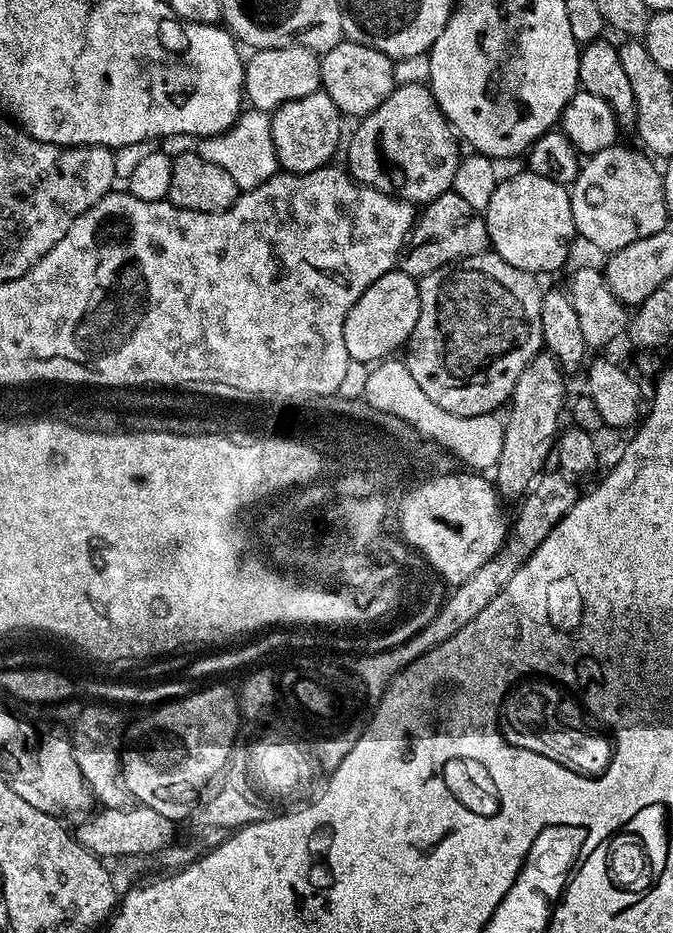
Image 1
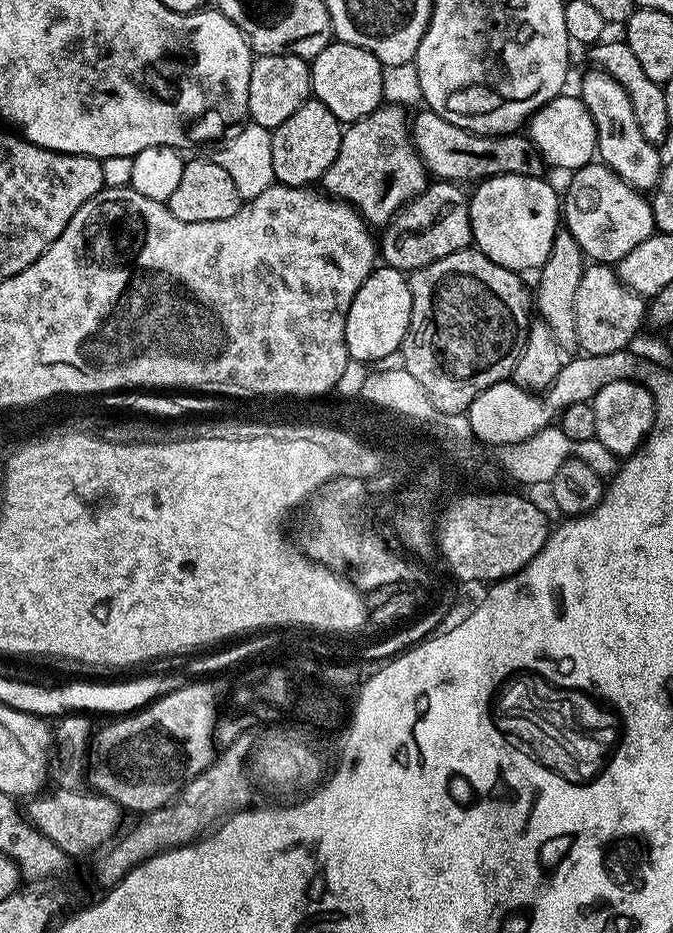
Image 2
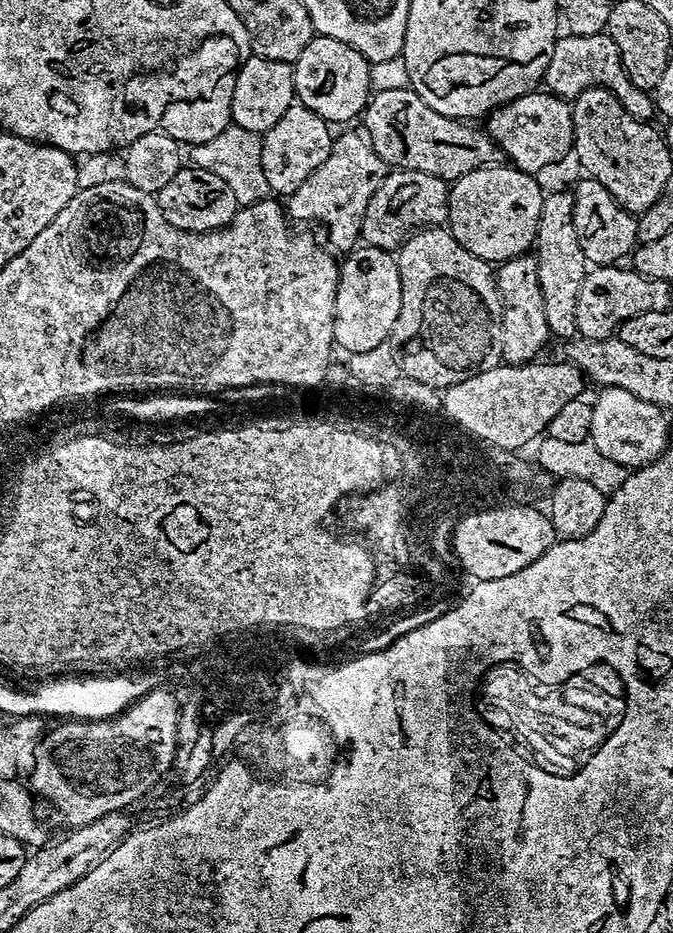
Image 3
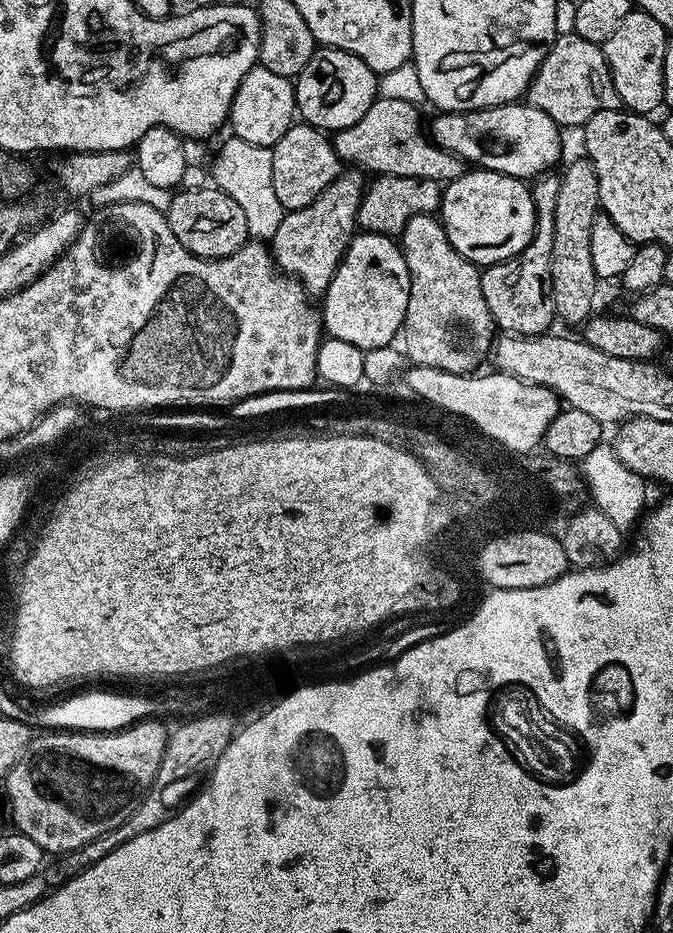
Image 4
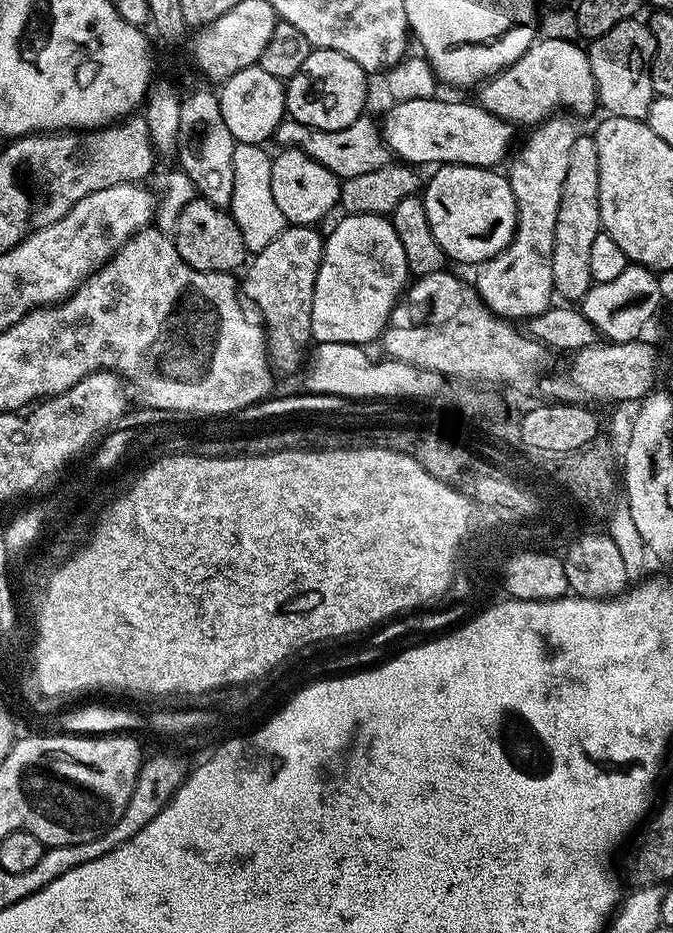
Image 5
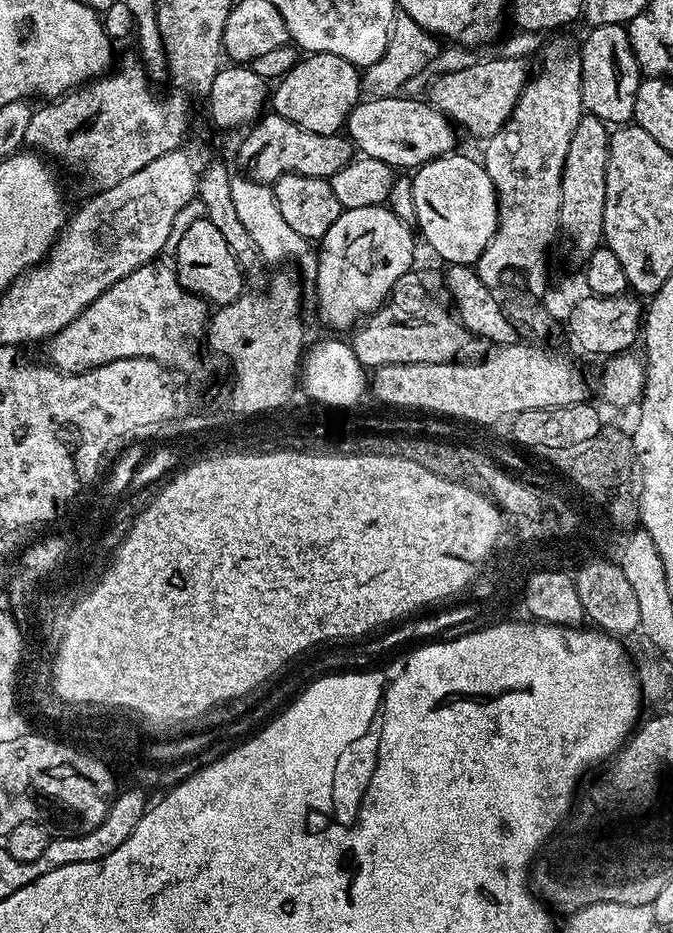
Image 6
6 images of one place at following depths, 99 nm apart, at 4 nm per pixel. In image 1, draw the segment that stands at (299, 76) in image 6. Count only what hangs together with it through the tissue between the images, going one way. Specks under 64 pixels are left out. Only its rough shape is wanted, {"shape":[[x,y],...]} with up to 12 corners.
{"shape":[[345,39],[320,56],[320,87],[345,117],[397,87],[393,59]]}

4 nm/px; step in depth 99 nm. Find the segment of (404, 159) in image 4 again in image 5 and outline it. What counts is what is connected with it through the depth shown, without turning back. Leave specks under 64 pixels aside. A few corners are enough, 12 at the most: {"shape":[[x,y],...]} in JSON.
{"shape":[[285,118],[274,140],[300,148],[341,180],[390,162],[381,125],[342,130]]}

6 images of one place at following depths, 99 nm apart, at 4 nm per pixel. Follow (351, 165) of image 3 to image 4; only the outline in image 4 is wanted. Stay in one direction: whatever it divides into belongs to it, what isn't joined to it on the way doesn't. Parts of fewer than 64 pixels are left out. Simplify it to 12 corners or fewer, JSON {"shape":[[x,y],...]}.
{"shape":[[341,171],[270,239],[281,273],[322,294],[357,231],[363,171]]}

